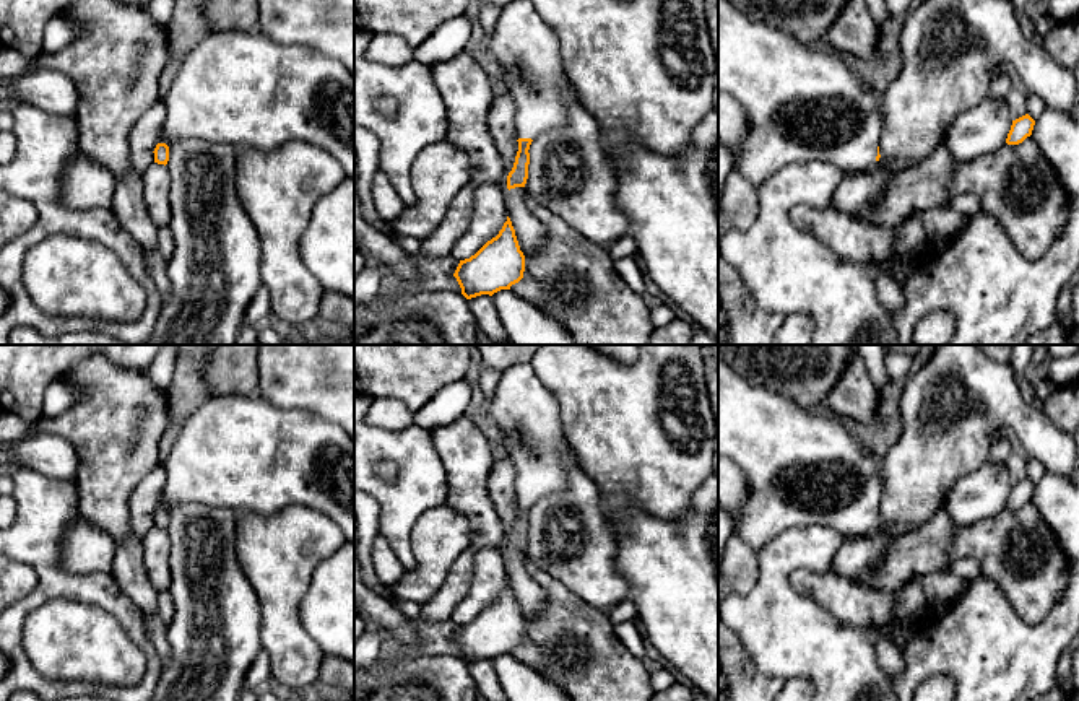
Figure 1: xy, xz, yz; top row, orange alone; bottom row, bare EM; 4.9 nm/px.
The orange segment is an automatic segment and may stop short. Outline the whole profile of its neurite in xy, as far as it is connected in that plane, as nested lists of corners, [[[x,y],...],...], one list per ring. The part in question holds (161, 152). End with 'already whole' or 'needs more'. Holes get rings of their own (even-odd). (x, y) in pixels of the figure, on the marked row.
[[[258,29],[211,31],[192,47],[162,98],[166,120],[154,163],[167,164],[176,140],[273,151],[299,140],[325,150],[354,179],[354,75],[338,60],[301,44],[280,44]]] | needs more

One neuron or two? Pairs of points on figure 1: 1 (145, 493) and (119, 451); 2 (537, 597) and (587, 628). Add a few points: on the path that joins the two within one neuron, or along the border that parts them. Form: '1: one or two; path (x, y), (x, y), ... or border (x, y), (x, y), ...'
1: two; border (161, 464), (134, 490), (129, 501), (130, 521)
2: two; border (527, 568), (545, 594), (545, 605), (530, 620)

